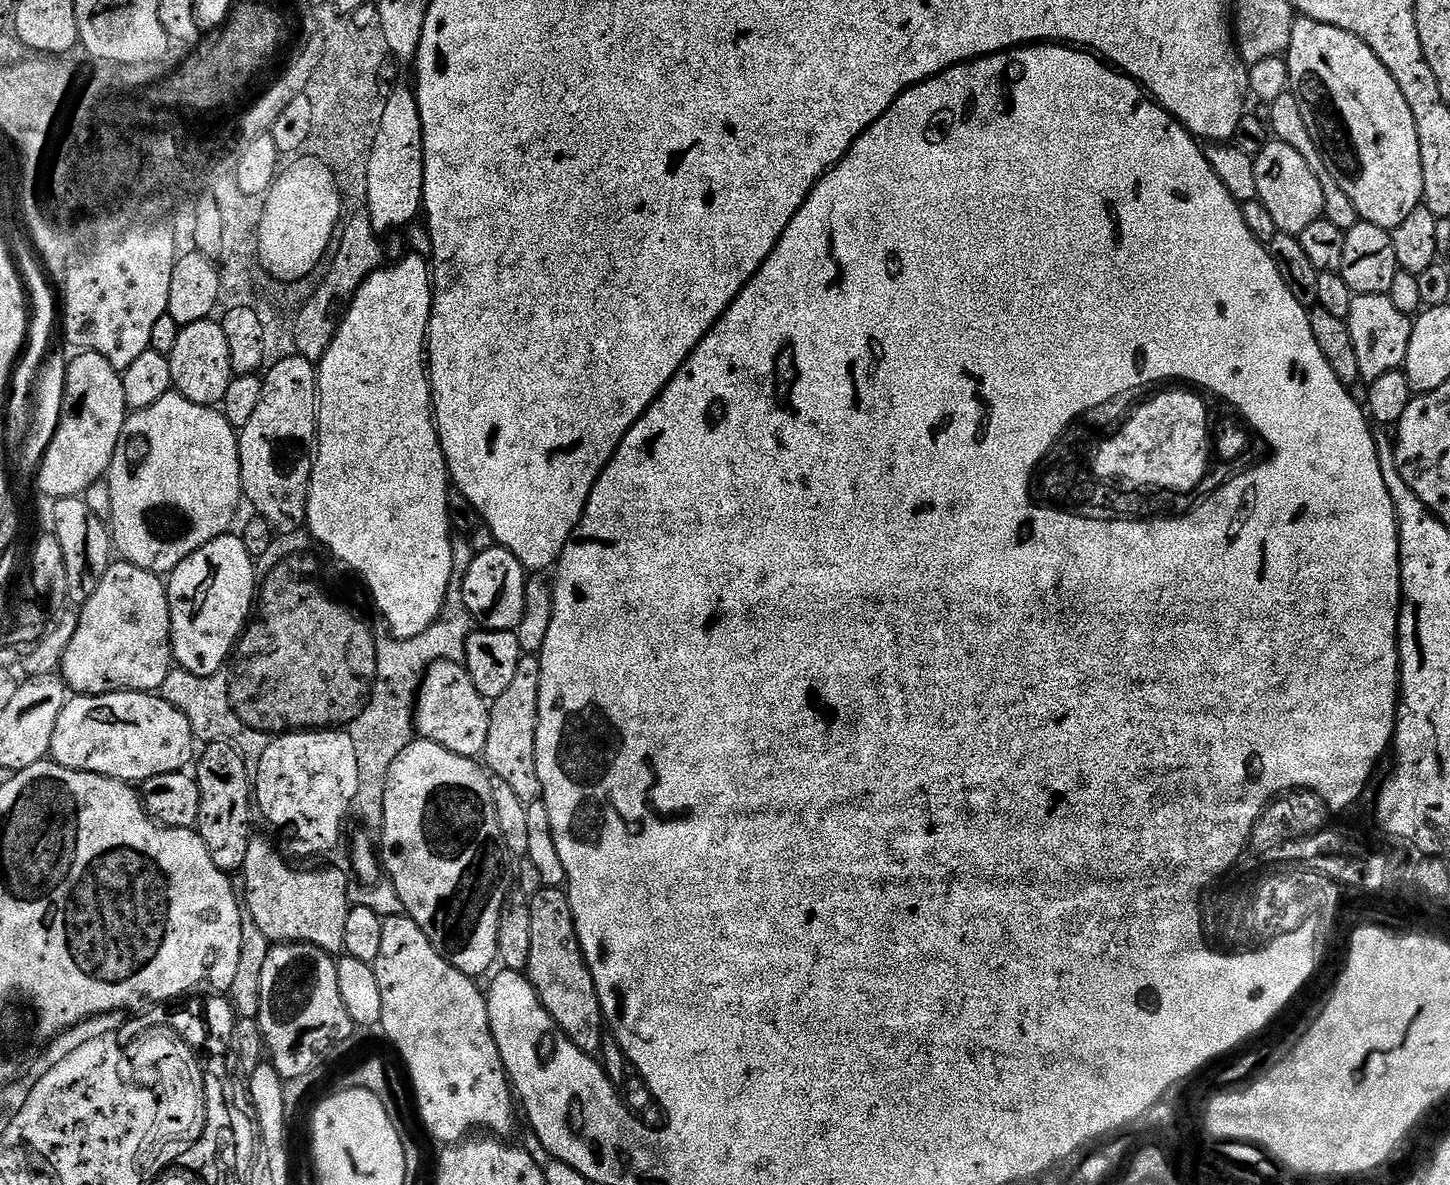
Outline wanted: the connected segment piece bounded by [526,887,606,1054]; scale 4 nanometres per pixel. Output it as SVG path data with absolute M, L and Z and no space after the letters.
M545 888L530 897L530 962L526 969L546 1014L578 1046L589 1054L599 1053L606 1036L604 1011L588 969L584 951L574 926L574 914L564 888Z

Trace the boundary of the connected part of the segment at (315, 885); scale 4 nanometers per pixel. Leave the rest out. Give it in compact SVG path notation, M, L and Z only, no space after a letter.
M260 836L253 837L242 869L246 882L246 894L244 896L243 893L242 900L247 915L250 920L252 915L251 923L266 934L269 942L312 944L329 954L343 953L346 918L350 909L349 873L345 872L336 868L324 868L321 872L295 872L268 841L260 839Z

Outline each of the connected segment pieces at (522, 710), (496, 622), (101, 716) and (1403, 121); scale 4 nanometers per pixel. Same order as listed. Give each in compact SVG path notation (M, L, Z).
M524 654L518 662L518 670L515 671L510 686L503 691L501 697L491 701L489 734L482 755L487 771L495 779L507 782L514 789L514 794L518 794L518 798L522 798L522 802L527 805L541 799L536 761L539 689L540 657L536 654Z
M495 546L488 550L475 553L462 582L462 597L473 621L481 629L489 632L515 632L522 622L522 614L526 606L526 582L528 576L520 560L510 550Z
M111 692L110 694L102 694L101 696L76 694L71 698L65 699L62 714L58 714L58 726L54 726L54 738L50 738L50 759L53 764L61 764L75 772L93 772L99 776L109 776L115 780L142 782L146 778L154 778L154 774L170 774L171 772L185 771L194 760L194 752L192 756L192 744L194 745L192 727L190 726L190 722L186 722L186 714L182 714L174 706L170 706L170 702L166 702L164 697L159 694L150 692Z
M1307 18L1294 22L1286 59L1290 70L1288 86L1294 98L1298 98L1306 130L1310 130L1314 146L1318 146L1322 162L1326 162L1326 170L1330 170L1330 178L1334 178L1346 198L1354 202L1357 217L1379 228L1391 230L1402 226L1403 220L1421 207L1424 198L1422 154L1414 114L1410 114L1410 106L1406 106L1406 98L1402 90L1398 90L1398 82L1394 82L1390 70L1386 70L1374 50L1354 34Z

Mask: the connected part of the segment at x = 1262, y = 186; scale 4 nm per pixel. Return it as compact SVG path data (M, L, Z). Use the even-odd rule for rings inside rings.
M1275 138L1269 139L1266 150L1254 158L1254 179L1258 182L1256 199L1266 206L1266 211L1274 217L1277 232L1285 232L1291 236L1299 236L1310 222L1321 219L1324 214L1324 195L1318 178L1314 178L1314 170L1306 166L1306 158L1286 146L1286 142Z

